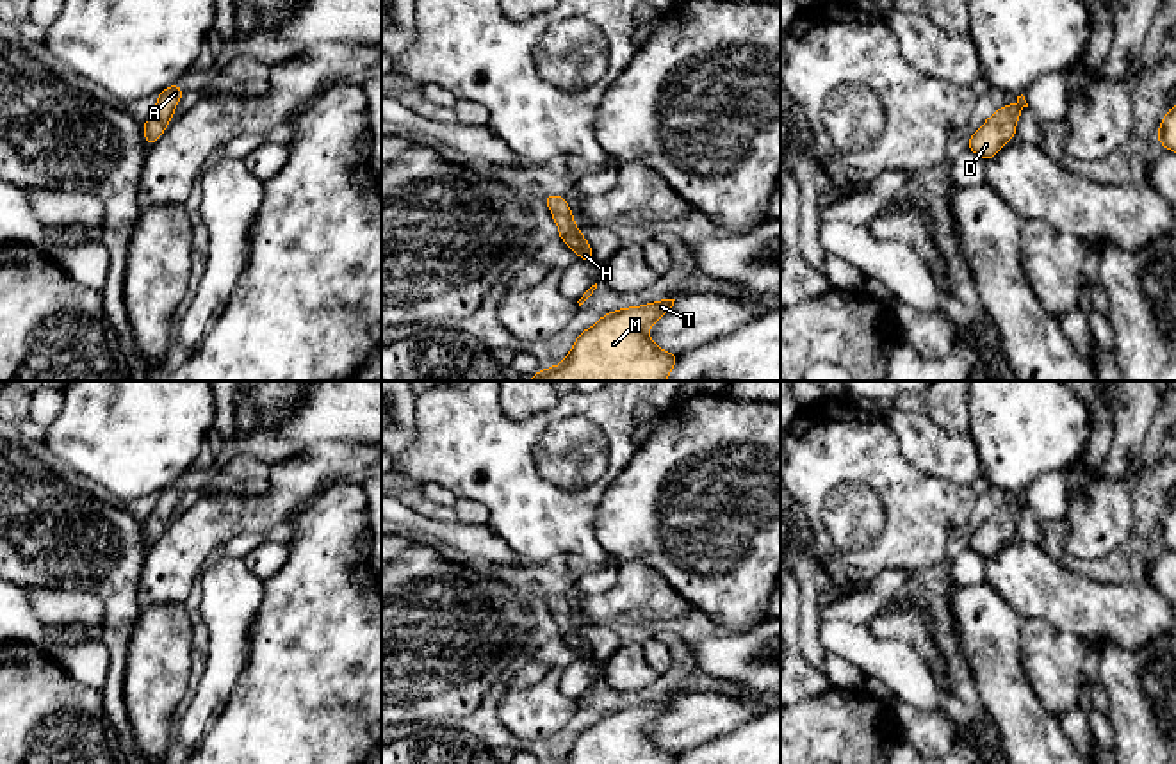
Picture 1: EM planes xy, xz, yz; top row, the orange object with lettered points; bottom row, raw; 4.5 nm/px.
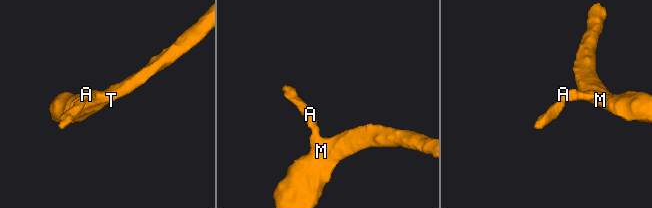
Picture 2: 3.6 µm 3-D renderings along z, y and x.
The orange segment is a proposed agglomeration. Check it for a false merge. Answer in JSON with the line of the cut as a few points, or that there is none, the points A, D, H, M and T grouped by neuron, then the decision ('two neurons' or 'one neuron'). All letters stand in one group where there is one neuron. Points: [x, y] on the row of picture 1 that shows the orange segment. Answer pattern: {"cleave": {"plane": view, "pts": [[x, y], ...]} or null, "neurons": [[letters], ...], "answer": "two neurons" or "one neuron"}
{"cleave": null, "neurons": [["A", "D", "H", "M", "T"]], "answer": "one neuron"}

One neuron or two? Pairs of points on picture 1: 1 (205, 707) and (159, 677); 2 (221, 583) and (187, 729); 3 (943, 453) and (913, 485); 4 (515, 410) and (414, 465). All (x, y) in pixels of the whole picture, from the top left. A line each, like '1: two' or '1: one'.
1: two
2: one
3: two
4: two

